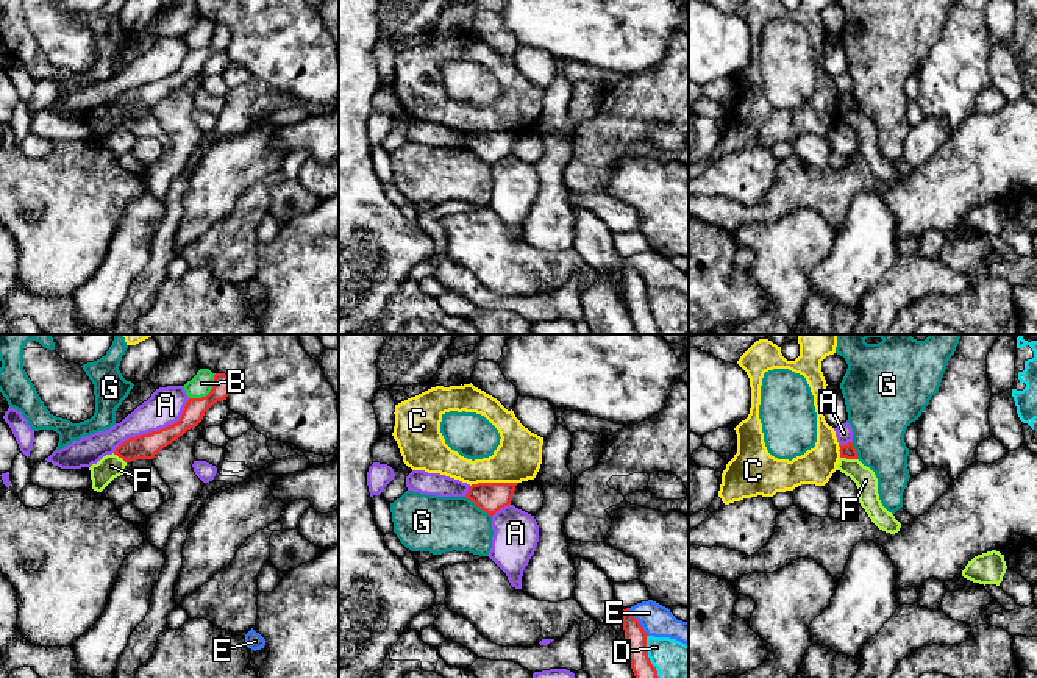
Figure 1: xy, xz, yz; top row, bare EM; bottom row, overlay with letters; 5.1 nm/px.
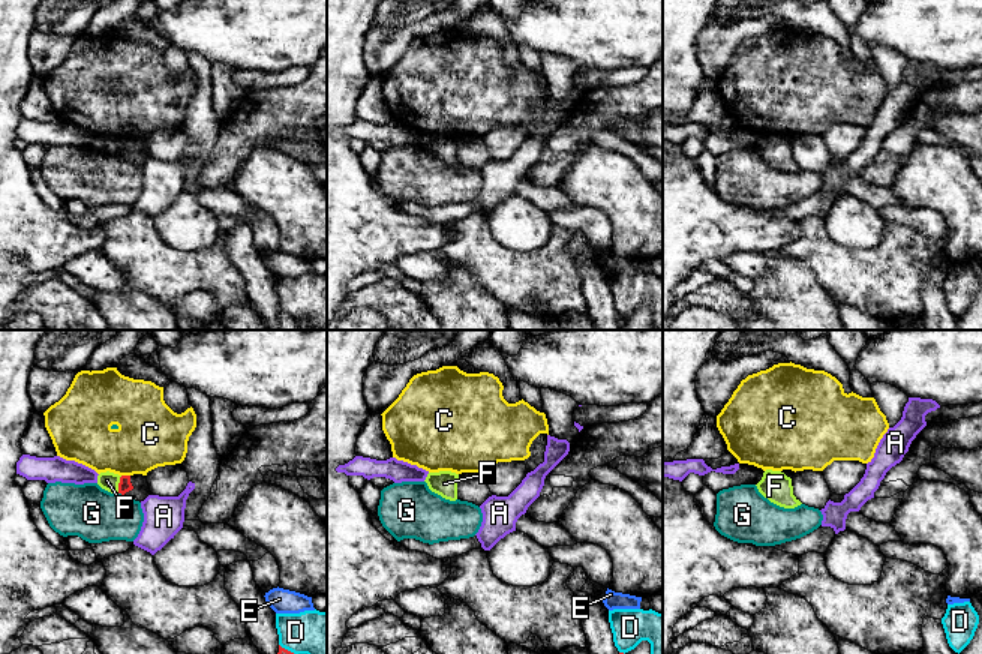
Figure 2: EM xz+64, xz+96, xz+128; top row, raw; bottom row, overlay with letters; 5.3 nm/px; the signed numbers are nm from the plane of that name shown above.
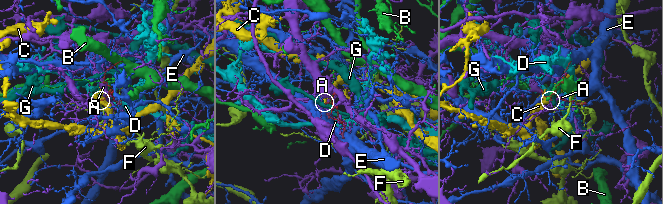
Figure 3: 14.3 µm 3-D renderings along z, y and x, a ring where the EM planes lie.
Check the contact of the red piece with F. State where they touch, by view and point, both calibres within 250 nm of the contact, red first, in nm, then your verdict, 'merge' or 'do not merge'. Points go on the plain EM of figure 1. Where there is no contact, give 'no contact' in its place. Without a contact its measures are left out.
meets red in yz at (848, 108); 70 nm thick on the red side, 120 nm on the other; do not merge

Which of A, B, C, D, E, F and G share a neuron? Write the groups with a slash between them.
A / B / C / D / E / F / G

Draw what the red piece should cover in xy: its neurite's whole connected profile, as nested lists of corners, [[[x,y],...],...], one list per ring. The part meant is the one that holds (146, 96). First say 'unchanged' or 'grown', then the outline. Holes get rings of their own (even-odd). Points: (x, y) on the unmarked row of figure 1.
unchanged; [[[216,23],[211,42],[201,48],[189,48],[176,73],[130,87],[116,98],[114,105],[125,112],[153,109],[164,97],[181,87],[187,80],[195,78],[214,53],[226,50],[230,41],[230,28],[225,23]]]

